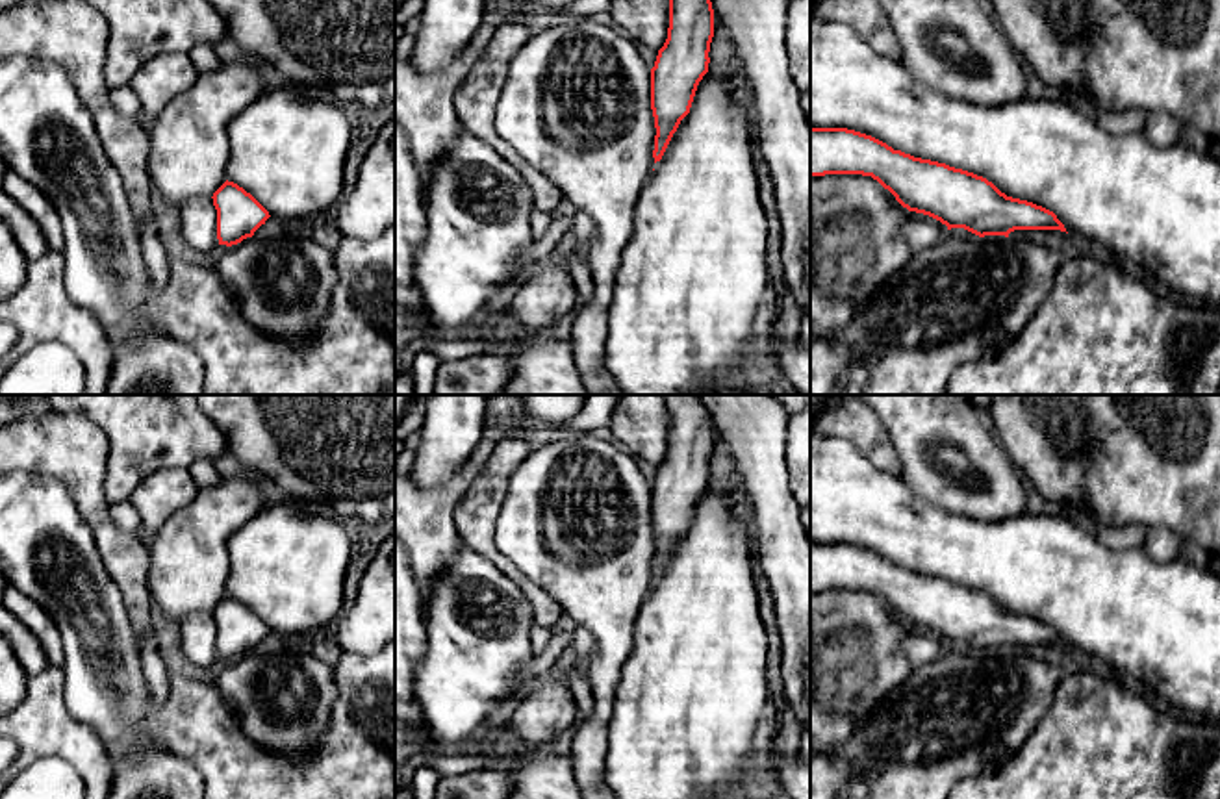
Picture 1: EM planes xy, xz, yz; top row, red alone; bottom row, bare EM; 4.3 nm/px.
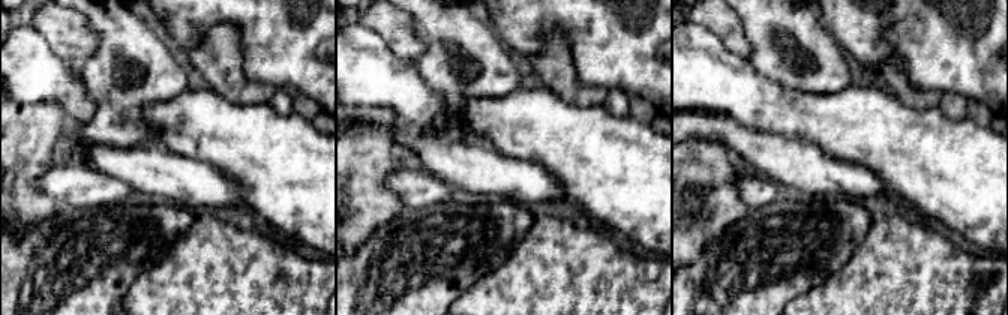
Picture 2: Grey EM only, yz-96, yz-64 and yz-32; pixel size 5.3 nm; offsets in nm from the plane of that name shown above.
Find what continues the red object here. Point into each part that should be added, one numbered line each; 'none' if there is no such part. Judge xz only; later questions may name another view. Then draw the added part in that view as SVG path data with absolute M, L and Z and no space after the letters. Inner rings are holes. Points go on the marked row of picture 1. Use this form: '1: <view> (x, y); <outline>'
none

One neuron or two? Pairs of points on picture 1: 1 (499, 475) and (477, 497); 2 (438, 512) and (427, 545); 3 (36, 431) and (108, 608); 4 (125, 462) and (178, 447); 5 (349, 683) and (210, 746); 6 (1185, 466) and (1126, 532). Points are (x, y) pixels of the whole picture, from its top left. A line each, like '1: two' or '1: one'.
1: one
2: one
3: two
4: one
5: one
6: two

